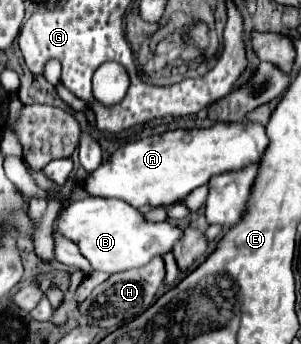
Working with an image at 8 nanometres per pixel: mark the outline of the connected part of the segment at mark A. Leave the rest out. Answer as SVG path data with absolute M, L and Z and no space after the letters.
M214 124L208 130L168 130L158 136L122 144L108 162L102 162L90 172L80 186L90 196L120 198L138 210L170 206L216 174L240 170L250 162L260 162L266 146L268 136L260 124Z

